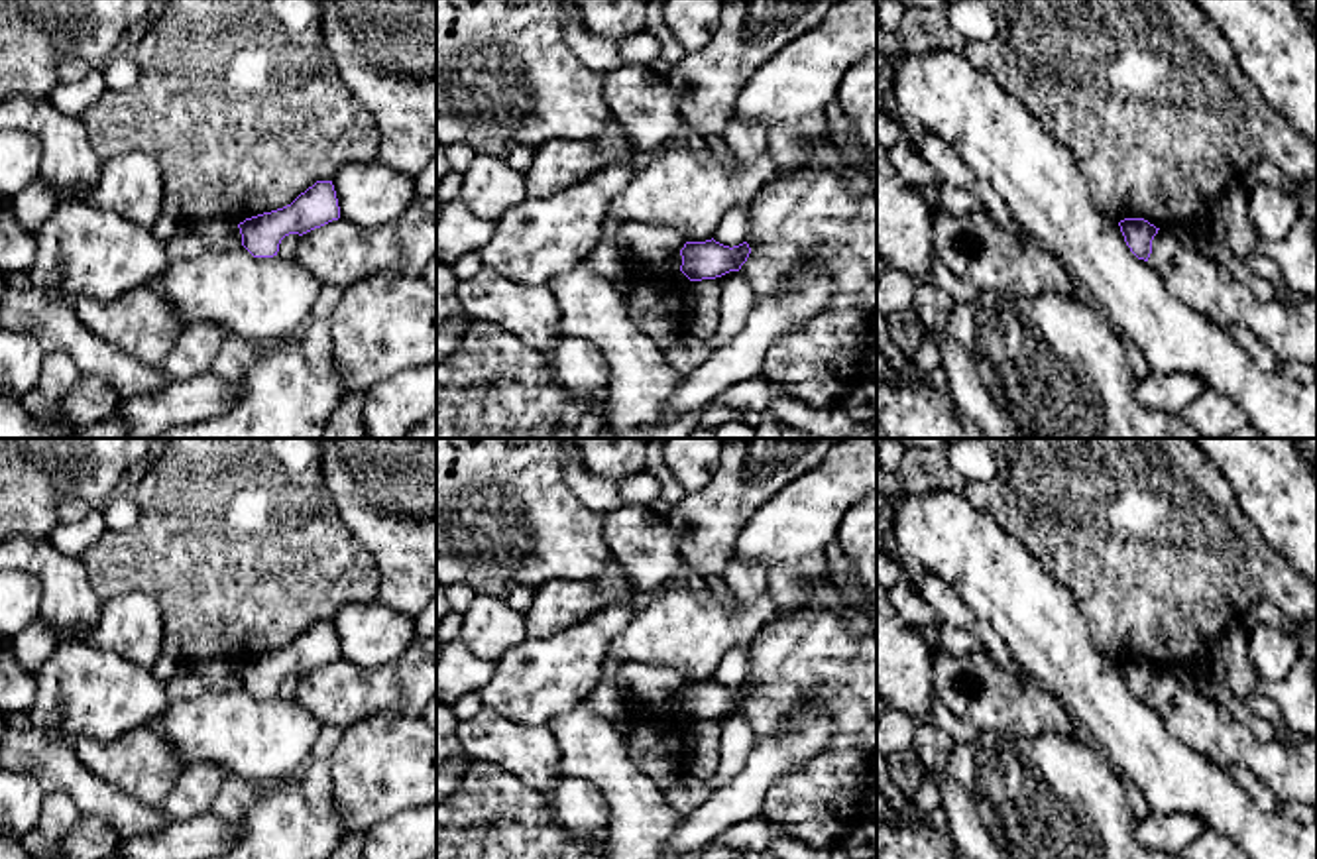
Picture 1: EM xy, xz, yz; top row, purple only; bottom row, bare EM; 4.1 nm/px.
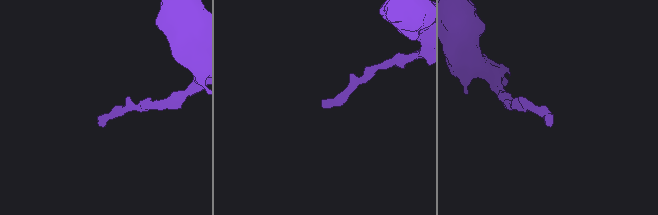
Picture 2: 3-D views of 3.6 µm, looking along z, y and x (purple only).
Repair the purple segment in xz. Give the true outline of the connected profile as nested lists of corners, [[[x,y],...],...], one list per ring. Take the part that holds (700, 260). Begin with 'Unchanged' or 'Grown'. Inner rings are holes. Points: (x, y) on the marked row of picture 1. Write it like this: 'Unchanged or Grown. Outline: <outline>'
Unchanged. Outline: [[[714,238],[706,242],[686,242],[680,250],[680,271],[690,281],[716,279],[729,271],[739,271],[749,254],[751,248],[747,242],[733,248],[723,246]]]

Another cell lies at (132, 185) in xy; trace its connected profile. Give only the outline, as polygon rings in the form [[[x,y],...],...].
[[[122,153],[102,161],[96,185],[83,189],[79,197],[94,208],[153,228],[163,214],[163,175],[151,155]]]

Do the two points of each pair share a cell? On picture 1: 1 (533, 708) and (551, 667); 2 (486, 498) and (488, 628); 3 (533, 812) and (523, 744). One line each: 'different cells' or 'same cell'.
1: same cell
2: different cells
3: different cells

